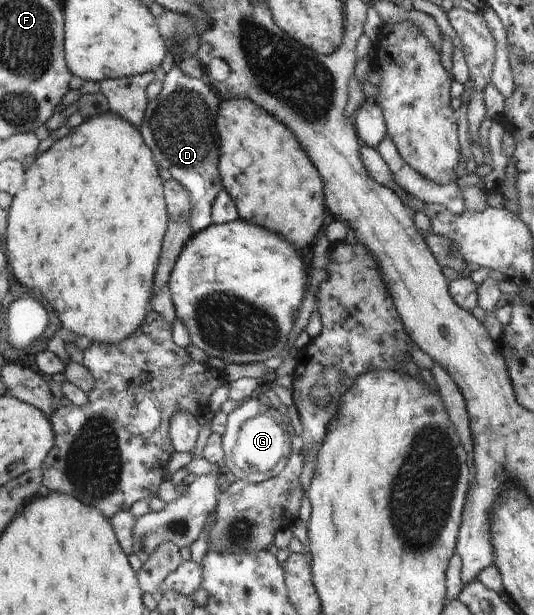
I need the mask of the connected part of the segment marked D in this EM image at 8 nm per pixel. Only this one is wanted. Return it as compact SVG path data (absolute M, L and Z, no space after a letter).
M175 66L165 75L161 92L148 100L138 128L158 168L169 170L172 178L190 194L194 204L190 220L193 233L214 223L213 201L224 188L218 169L220 136L215 126L221 103L216 91L206 81L191 78Z

